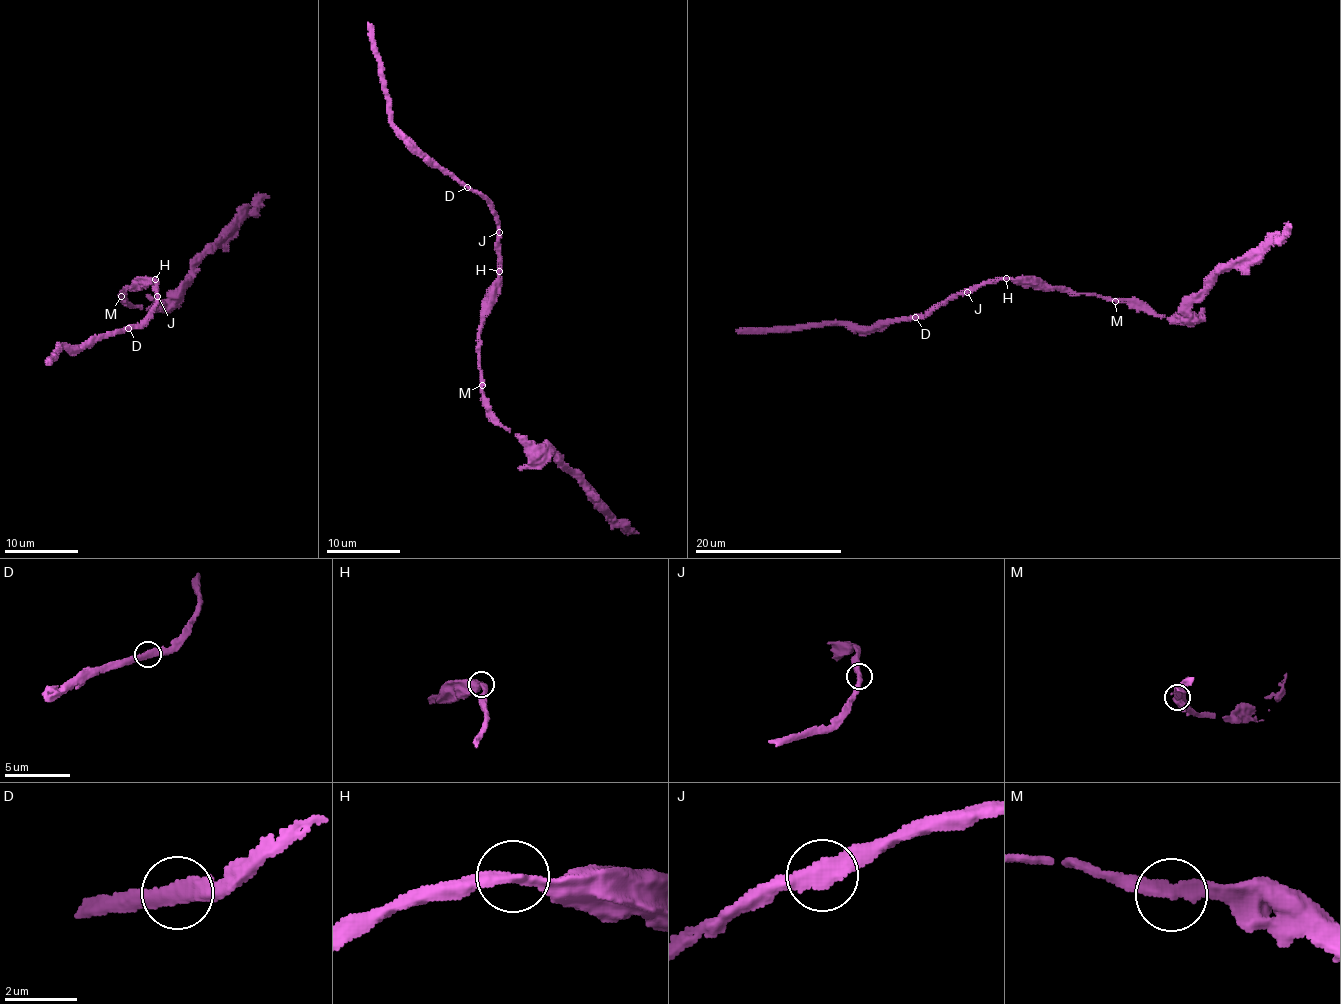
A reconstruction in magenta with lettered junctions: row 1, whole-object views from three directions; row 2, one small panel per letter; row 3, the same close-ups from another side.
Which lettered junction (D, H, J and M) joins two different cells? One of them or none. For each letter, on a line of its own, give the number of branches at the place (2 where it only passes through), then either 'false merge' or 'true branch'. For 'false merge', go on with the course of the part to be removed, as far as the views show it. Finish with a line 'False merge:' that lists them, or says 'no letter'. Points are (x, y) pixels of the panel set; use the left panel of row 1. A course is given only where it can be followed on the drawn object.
D: branches 2; true branch
H: branches 2; true branch
J: branches 2; true branch
M: branches 2; true branch
False merge: no letter

